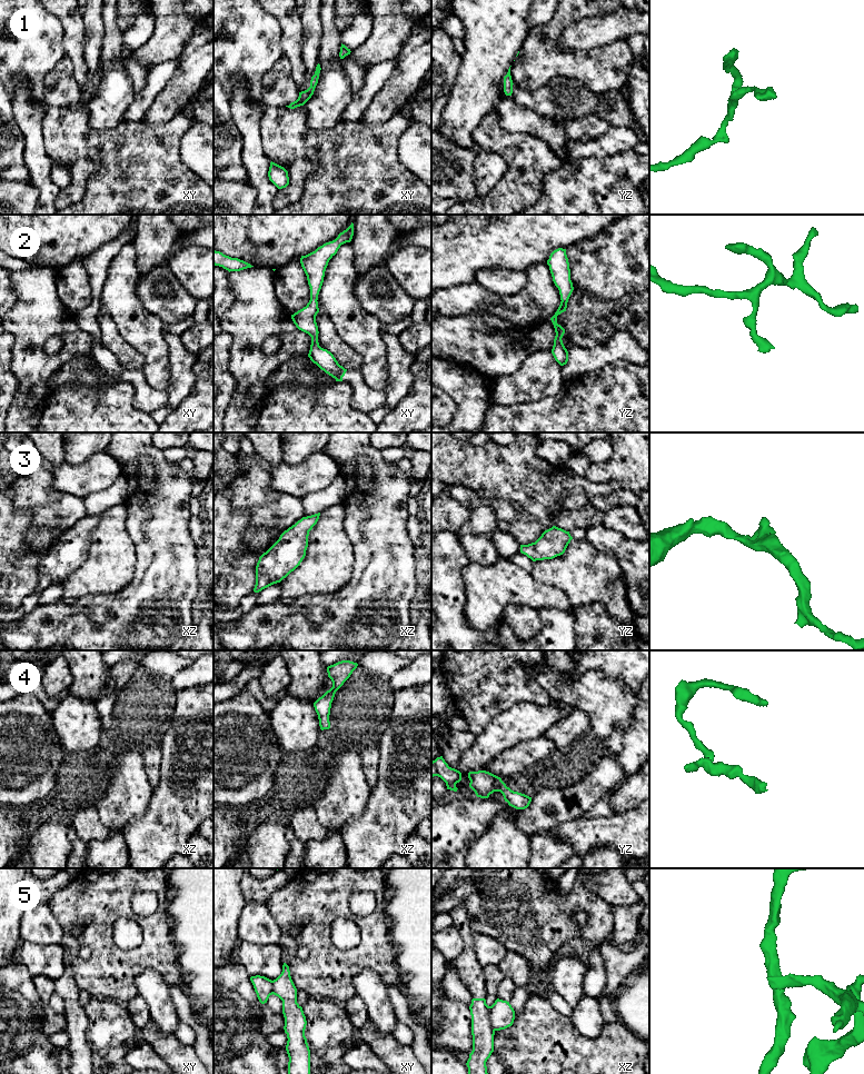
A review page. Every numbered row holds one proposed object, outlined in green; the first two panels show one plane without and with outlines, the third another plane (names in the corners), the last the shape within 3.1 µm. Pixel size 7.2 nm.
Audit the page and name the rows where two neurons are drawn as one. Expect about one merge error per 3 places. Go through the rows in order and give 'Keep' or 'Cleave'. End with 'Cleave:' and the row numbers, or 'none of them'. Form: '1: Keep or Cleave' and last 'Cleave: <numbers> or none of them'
1: Keep
2: Keep
3: Keep
4: Keep
5: Cleave
Cleave: 5

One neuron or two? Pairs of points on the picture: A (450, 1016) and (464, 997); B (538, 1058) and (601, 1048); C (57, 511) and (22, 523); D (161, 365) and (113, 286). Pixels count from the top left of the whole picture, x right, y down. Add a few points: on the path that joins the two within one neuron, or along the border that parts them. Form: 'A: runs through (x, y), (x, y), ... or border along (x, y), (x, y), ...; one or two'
A: border along (446, 996), (450, 1000), (463, 1002), (468, 1006); two
B: runs through (554, 1056), (566, 1058), (569, 1055), (585, 1055); one
C: border along (13, 500), (42, 529), (27, 545); two
D: runs through (151, 345), (147, 337), (128, 318), (123, 306); one

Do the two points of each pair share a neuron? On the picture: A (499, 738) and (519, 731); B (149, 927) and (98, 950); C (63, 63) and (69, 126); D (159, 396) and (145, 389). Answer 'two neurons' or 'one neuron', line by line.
A: one neuron
B: one neuron
C: two neurons
D: one neuron

